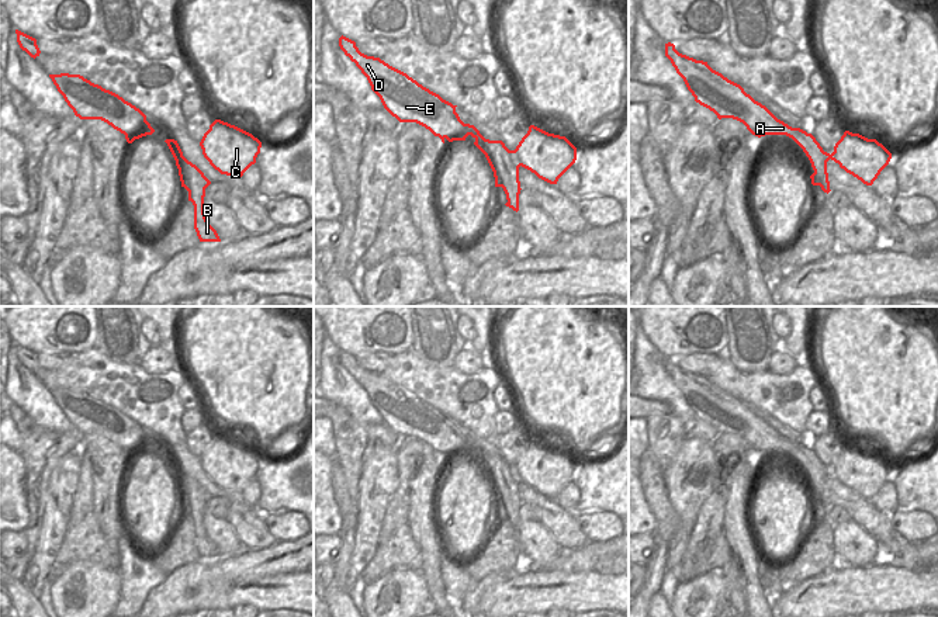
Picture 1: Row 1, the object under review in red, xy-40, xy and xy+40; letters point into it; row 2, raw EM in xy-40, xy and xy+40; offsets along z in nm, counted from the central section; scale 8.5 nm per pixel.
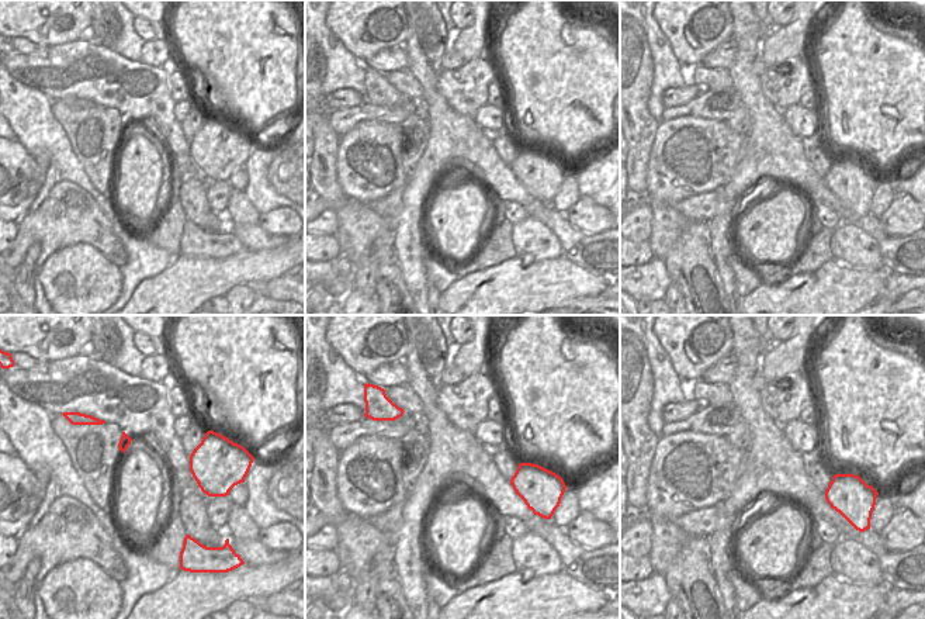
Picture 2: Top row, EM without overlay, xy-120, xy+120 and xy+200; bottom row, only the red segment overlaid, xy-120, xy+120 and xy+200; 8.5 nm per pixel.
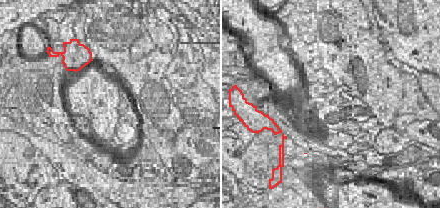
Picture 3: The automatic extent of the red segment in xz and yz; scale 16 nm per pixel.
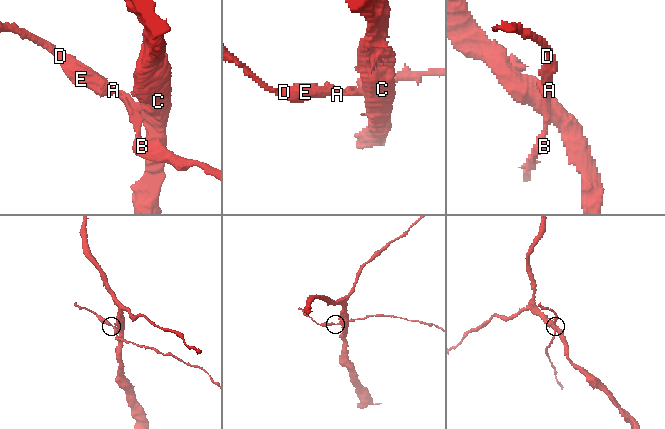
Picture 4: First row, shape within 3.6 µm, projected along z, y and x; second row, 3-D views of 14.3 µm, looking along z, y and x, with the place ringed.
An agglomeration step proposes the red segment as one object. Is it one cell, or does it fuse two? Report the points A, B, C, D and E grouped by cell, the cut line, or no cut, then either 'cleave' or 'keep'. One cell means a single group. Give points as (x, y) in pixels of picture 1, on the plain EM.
A B D E / C; cut in xy along (514, 465), (514, 471), (521, 479); cleave

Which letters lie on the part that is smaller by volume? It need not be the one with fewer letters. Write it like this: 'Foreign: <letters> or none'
Foreign: A, B, D, E

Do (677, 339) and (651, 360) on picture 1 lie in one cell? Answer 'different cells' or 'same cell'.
different cells

